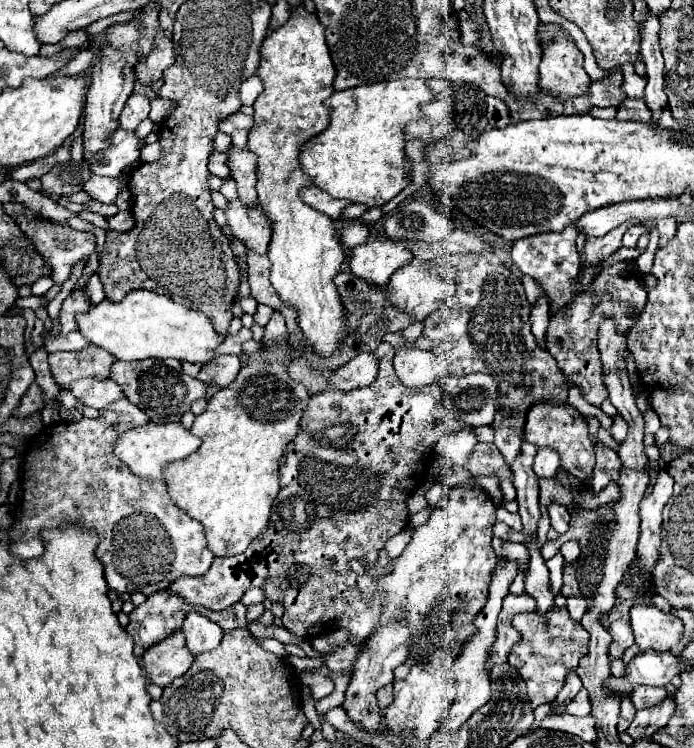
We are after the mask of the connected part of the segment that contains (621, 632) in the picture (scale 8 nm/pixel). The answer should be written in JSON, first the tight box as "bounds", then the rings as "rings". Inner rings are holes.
{"bounds":[604,600,638,660],"rings":[[[624,600],[620,604],[616,604],[610,614],[604,618],[604,624],[608,628],[608,632],[612,634],[612,646],[610,646],[610,660],[614,658],[622,658],[624,650],[630,648],[634,644],[634,636],[632,636],[632,628],[630,628],[630,606],[638,602],[638,600]]]}

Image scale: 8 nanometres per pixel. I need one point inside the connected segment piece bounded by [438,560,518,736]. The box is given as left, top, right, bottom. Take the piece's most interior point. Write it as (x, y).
(472, 685)

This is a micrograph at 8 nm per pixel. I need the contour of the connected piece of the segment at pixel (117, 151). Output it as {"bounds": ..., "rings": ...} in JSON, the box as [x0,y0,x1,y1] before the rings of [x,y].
{"bounds":[90,130,140,178],"rings":[[[116,130],[112,134],[112,148],[108,148],[108,152],[100,152],[100,156],[96,156],[96,164],[90,164],[90,172],[96,176],[118,178],[120,172],[126,166],[130,166],[138,156],[140,156],[140,152],[138,152],[136,134],[128,132],[128,130]]]}

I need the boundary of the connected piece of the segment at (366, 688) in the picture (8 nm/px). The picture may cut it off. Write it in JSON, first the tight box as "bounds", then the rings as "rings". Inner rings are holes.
{"bounds":[342,620,410,732],"rings":[[[392,620],[388,626],[380,628],[380,632],[372,636],[366,650],[356,658],[354,676],[348,684],[342,708],[346,710],[348,718],[366,732],[376,732],[380,728],[382,714],[376,702],[376,690],[394,682],[394,668],[408,658],[408,640],[410,640],[410,630],[404,626],[404,620]]]}

